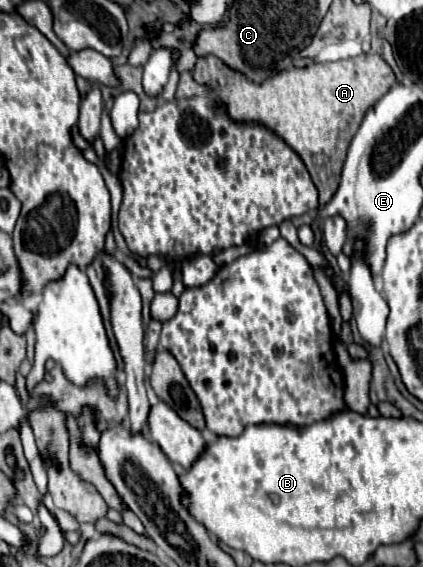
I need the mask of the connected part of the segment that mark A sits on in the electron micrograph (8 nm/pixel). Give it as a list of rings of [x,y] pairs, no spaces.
[[[362,53],[336,63],[312,63],[302,69],[282,71],[256,85],[238,71],[228,69],[214,55],[204,55],[194,67],[194,79],[220,89],[220,103],[226,105],[234,121],[254,121],[280,135],[304,161],[318,189],[318,213],[332,199],[340,183],[340,171],[352,135],[366,111],[388,93],[396,75],[376,53]]]

